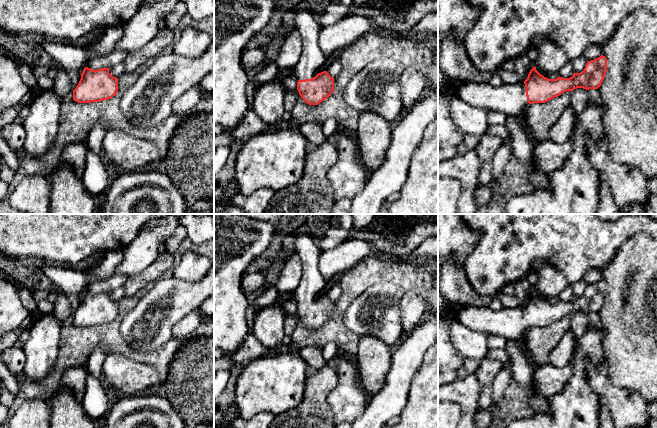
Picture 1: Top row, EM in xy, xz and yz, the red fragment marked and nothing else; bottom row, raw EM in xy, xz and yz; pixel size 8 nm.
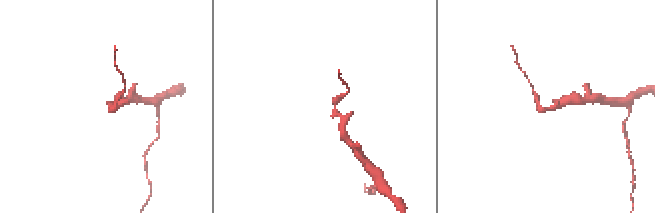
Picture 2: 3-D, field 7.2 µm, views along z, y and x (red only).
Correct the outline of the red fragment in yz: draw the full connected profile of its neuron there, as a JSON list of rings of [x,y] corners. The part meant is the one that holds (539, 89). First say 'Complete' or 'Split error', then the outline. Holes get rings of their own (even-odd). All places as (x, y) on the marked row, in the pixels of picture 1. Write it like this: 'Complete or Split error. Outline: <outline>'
Split error. Outline: [[[601,55],[587,61],[584,70],[574,73],[570,78],[558,76],[556,79],[548,79],[534,66],[524,82],[514,85],[502,84],[494,87],[489,83],[453,83],[452,88],[459,99],[474,107],[517,116],[520,112],[524,112],[529,104],[548,102],[566,91],[577,88],[598,89],[606,71],[607,59]]]

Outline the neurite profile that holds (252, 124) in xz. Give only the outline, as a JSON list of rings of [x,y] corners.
[[[250,108],[241,124],[232,130],[225,130],[234,140],[244,140],[256,134],[268,132],[271,125],[264,123],[260,117]]]

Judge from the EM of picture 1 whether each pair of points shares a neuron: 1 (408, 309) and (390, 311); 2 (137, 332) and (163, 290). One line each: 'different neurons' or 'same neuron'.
1: different neurons
2: same neuron

